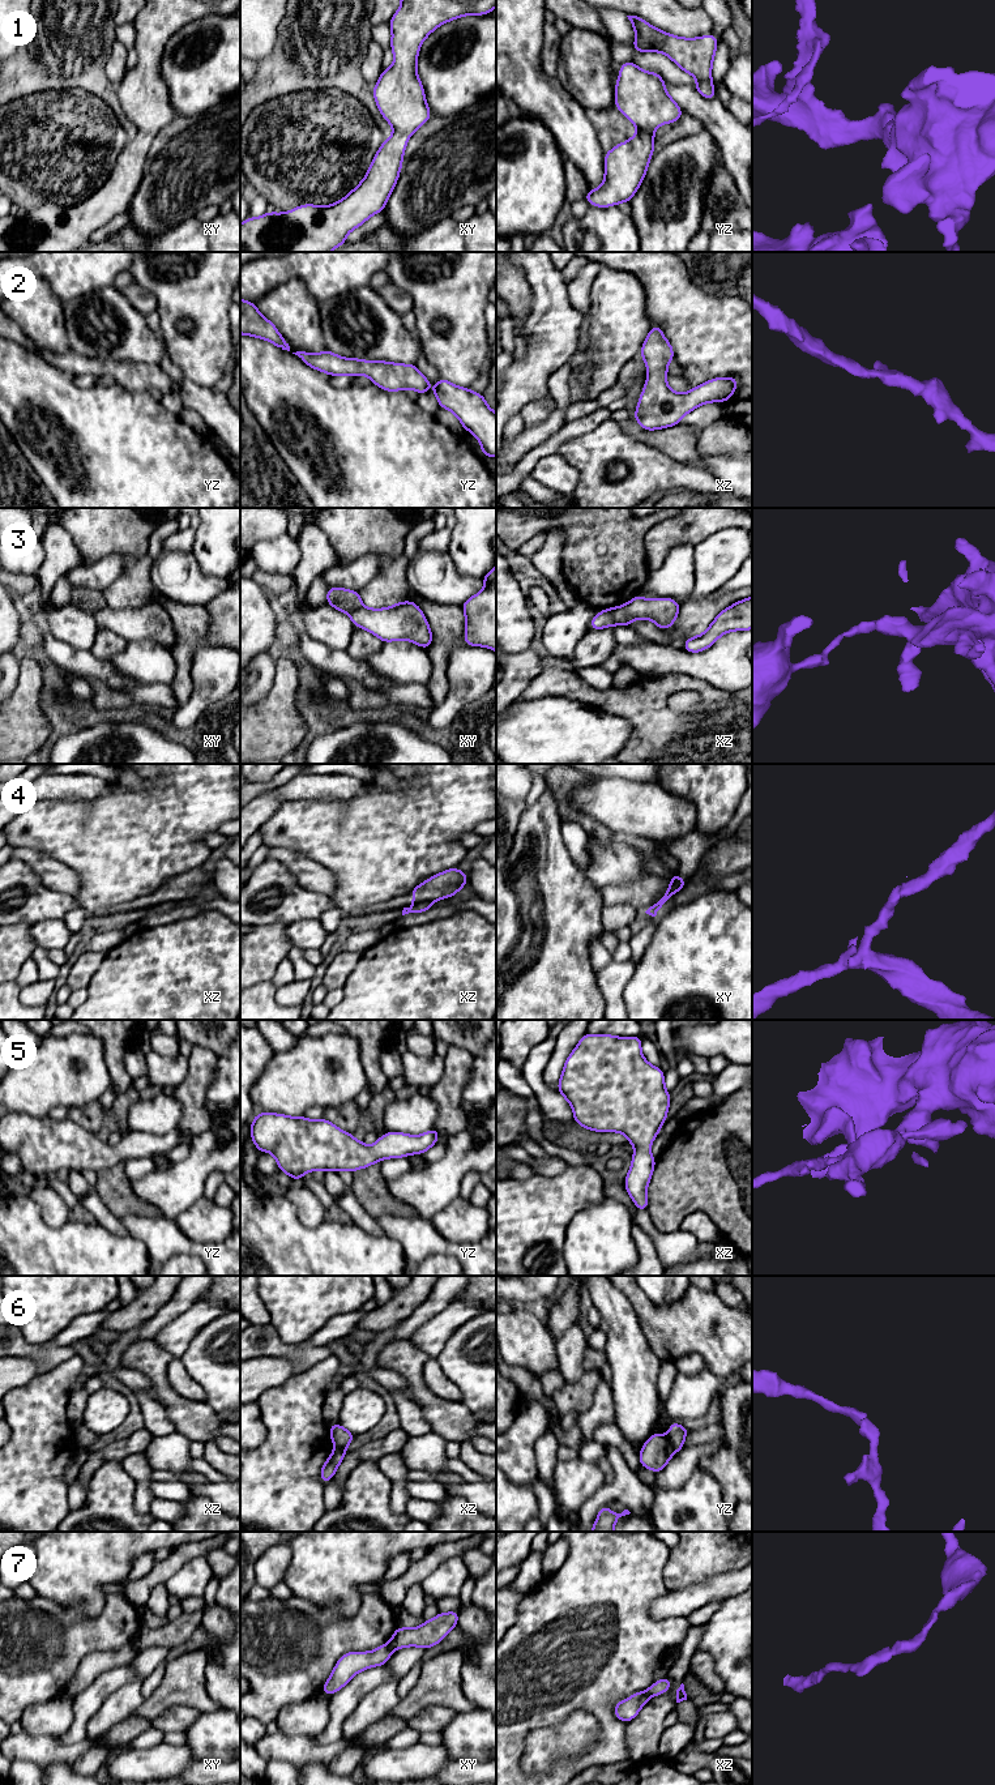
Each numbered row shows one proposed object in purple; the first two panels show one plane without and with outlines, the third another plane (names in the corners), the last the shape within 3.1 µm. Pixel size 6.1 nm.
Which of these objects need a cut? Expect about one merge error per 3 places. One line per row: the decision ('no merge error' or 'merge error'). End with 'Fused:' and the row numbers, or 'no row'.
1: no merge error
2: no merge error
3: merge error
4: merge error
5: no merge error
6: merge error
7: merge error
Fused: 3, 4, 6, 7

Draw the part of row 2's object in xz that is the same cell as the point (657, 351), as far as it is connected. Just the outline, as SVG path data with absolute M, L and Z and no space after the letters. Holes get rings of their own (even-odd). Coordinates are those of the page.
M652 325L640 355L649 375L632 418L646 431L679 424L693 409L708 402L723 403L736 390L738 377L716 377L680 394L671 390L665 377L669 375L667 364L674 360L674 350L658 325Z

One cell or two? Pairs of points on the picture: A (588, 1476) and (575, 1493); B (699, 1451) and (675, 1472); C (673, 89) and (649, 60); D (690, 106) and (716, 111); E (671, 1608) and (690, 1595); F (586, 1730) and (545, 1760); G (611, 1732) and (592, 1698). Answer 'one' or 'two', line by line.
A: one
B: one
C: two
D: one
E: one
F: one
G: one

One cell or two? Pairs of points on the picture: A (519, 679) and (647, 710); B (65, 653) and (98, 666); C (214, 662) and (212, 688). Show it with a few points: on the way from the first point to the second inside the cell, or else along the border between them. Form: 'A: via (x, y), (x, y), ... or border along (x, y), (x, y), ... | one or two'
A: border along (543, 669), (516, 701) | two
B: via (73, 661), (90, 666) | one
C: via (214, 669), (212, 682) | one

